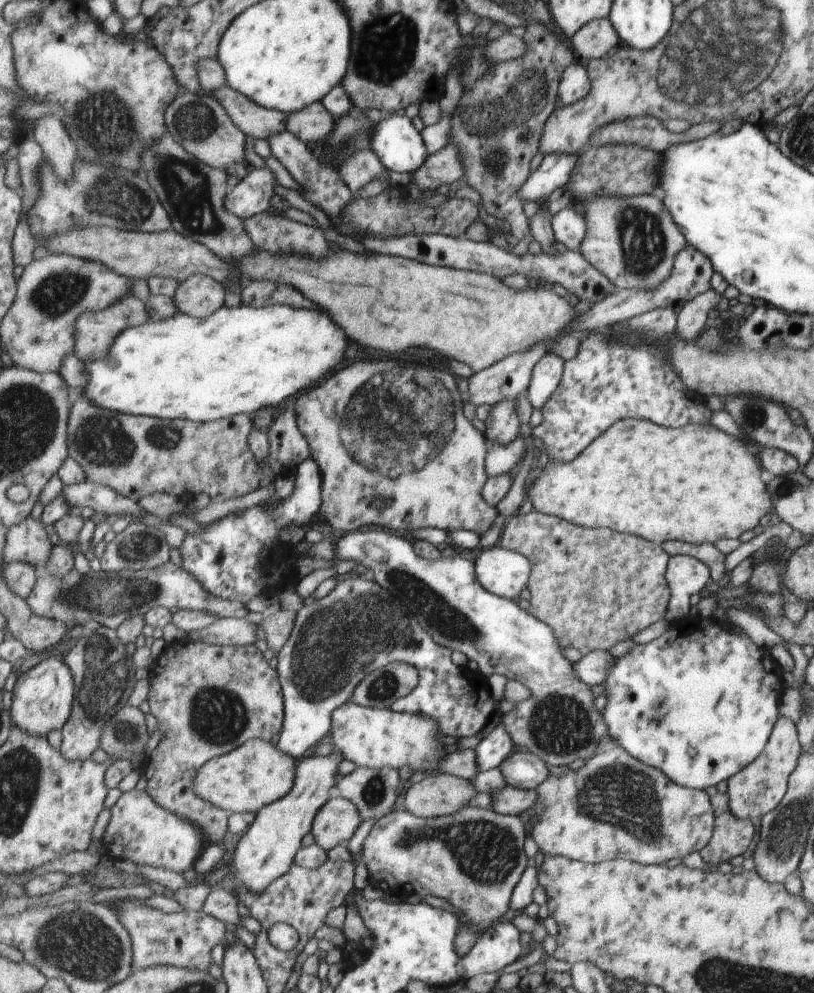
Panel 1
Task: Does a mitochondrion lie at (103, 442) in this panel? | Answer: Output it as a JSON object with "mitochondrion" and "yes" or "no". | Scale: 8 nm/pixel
{"mitochondrion":"yes"}

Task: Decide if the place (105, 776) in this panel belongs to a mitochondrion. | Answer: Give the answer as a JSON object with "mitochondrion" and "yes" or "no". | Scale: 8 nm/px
{"mitochondrion":"no"}

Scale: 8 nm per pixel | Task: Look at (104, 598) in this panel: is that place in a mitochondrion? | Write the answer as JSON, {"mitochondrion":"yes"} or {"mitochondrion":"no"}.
{"mitochondrion":"yes"}

